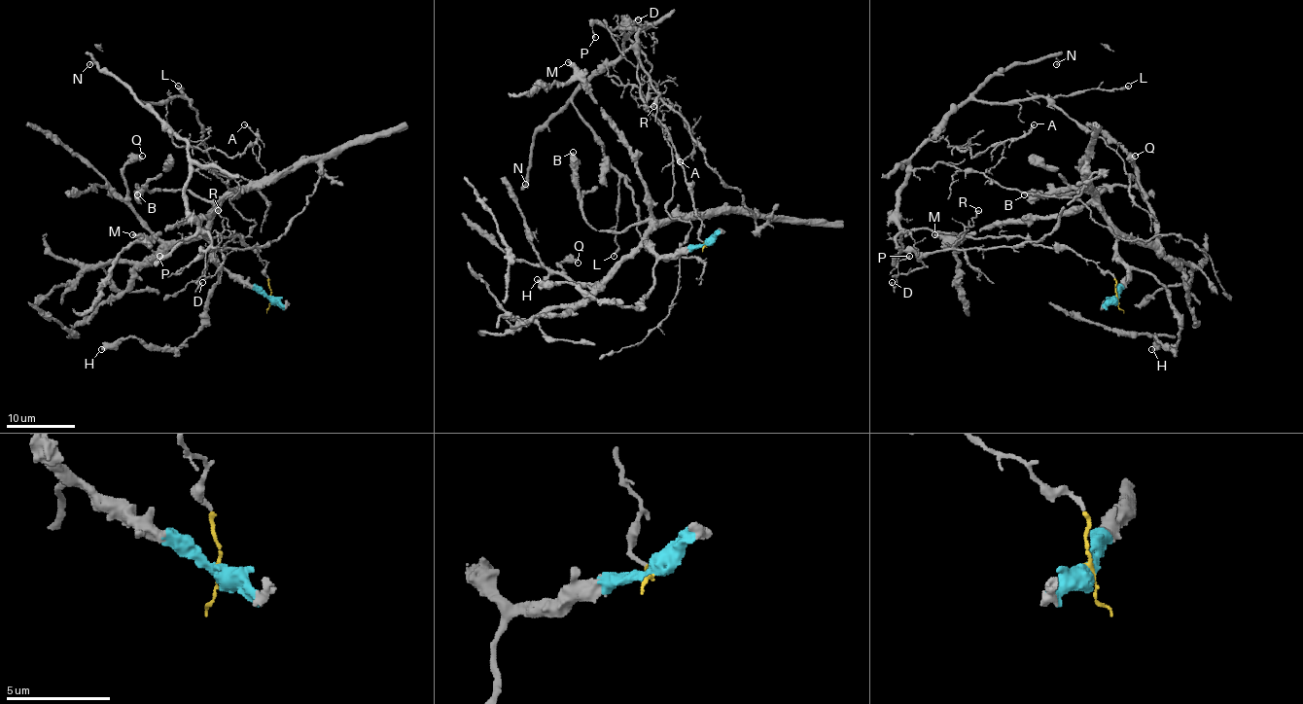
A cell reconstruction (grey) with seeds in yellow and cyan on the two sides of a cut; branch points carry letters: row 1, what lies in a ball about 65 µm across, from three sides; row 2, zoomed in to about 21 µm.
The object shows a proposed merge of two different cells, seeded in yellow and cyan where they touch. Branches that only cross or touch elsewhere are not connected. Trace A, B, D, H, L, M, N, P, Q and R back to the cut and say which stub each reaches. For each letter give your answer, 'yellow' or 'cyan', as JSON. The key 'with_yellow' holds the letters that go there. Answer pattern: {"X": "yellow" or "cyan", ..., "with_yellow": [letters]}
{"A": "yellow", "B": "cyan", "D": "yellow", "H": "cyan", "L": "yellow", "M": "cyan", "N": "yellow", "P": "yellow", "Q": "cyan", "R": "yellow", "with_yellow": ["A", "D", "L", "N", "P", "R"]}

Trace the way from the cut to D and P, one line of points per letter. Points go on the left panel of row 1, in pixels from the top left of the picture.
D: (269, 298), (265, 262), (238, 236), (214, 238), (200, 229), (211, 238), (197, 284), (202, 282)
P: (269, 298), (269, 279), (263, 272), (265, 262), (238, 236), (214, 238), (200, 229), (156, 261), (159, 255)

